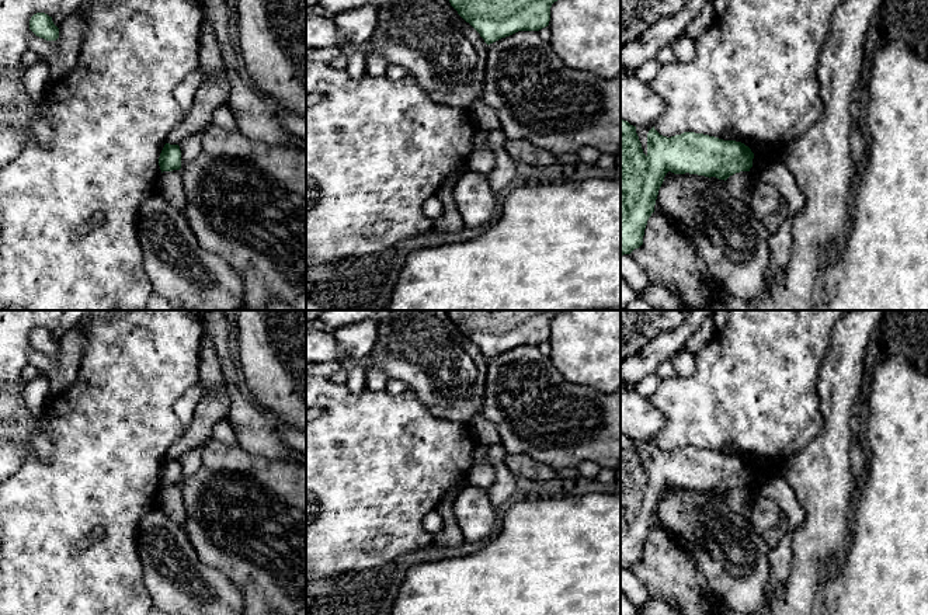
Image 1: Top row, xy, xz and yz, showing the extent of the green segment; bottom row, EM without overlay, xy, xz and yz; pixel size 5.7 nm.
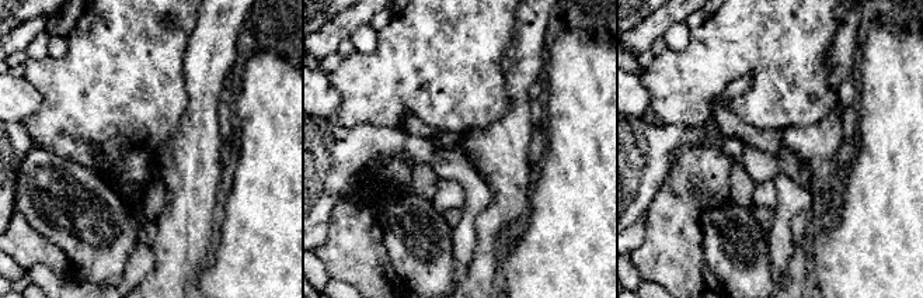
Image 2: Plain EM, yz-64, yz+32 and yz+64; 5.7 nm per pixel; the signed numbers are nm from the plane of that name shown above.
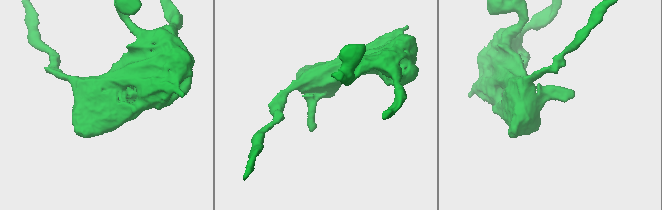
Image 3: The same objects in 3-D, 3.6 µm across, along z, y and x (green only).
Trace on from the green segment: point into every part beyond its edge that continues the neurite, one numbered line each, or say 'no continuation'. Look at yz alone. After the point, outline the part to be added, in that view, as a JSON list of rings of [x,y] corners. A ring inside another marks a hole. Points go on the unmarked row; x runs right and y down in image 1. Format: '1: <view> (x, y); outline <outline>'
1: yz (642, 447); outline [[[636,441],[636,448],[642,458],[643,468],[647,470],[647,448],[653,441]]]

